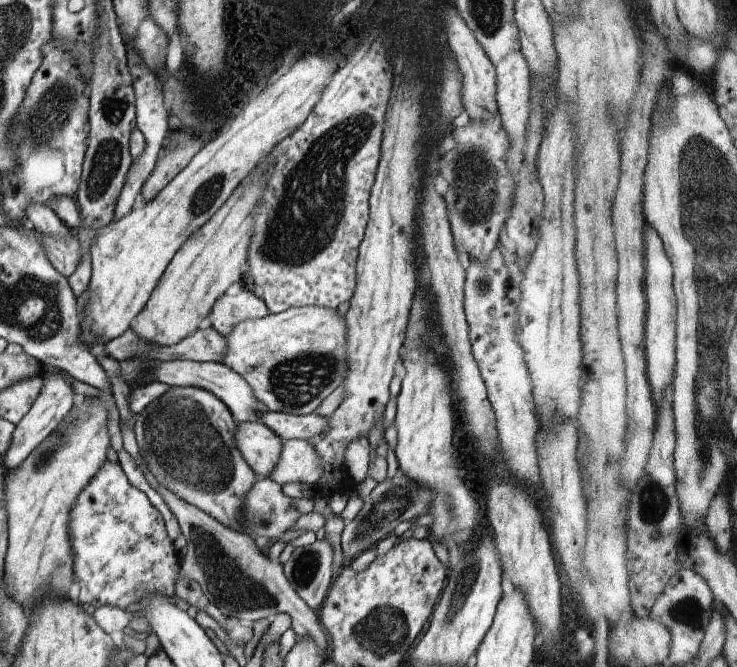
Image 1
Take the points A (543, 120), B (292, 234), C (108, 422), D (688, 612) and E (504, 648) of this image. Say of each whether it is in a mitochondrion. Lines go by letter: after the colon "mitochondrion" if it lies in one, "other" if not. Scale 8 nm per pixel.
A: other
B: mitochondrion
C: other
D: mitochondrion
E: other

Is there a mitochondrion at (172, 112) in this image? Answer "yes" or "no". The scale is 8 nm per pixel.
no

